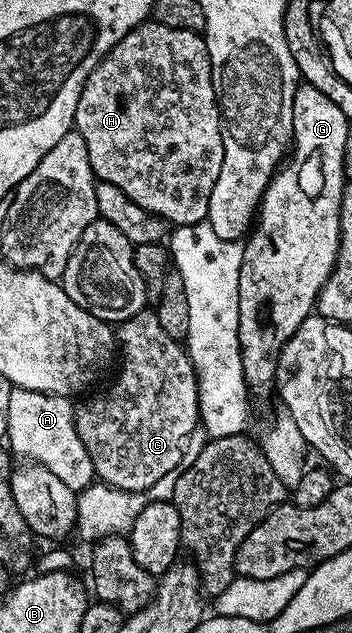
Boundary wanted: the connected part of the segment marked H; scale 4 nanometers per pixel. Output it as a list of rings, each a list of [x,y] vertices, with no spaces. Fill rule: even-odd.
[[[145,21],[126,33],[84,83],[74,129],[86,141],[92,172],[99,182],[118,185],[130,201],[169,225],[207,220],[210,193],[222,173],[224,128],[212,84],[210,53],[201,32]]]

